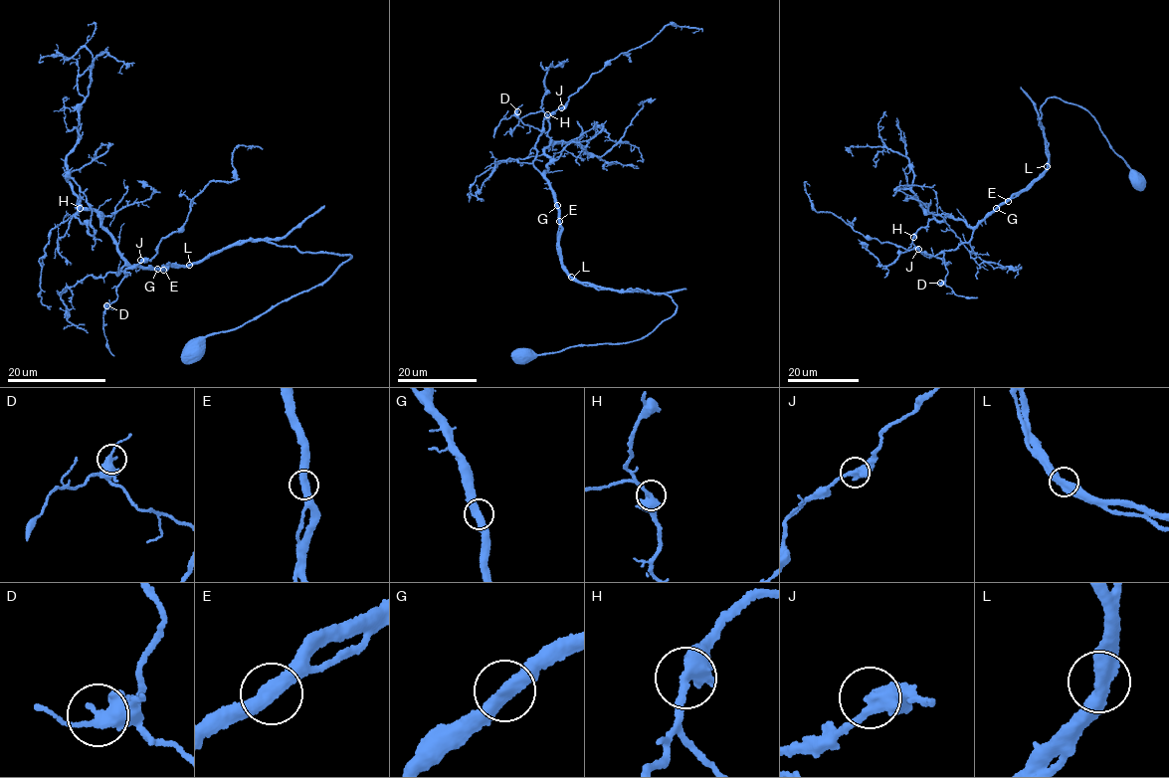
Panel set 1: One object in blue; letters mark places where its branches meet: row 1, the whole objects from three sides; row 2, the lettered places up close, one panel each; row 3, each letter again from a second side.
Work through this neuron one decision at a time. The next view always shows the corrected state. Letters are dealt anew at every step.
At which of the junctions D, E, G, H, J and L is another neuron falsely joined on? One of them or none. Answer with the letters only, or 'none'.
none

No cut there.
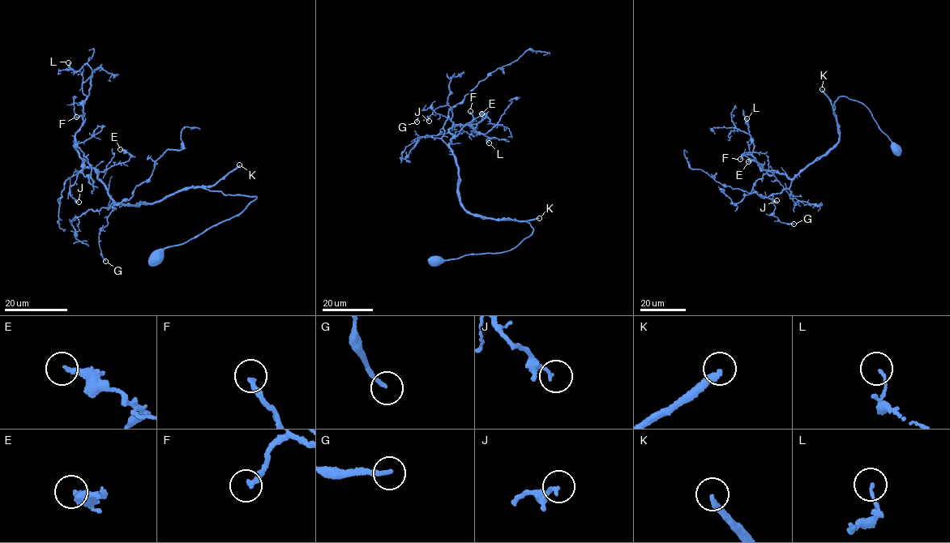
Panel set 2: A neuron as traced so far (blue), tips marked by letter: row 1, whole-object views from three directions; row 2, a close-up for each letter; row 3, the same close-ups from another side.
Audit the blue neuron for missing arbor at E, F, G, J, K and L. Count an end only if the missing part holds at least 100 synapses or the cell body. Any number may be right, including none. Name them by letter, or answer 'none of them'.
K

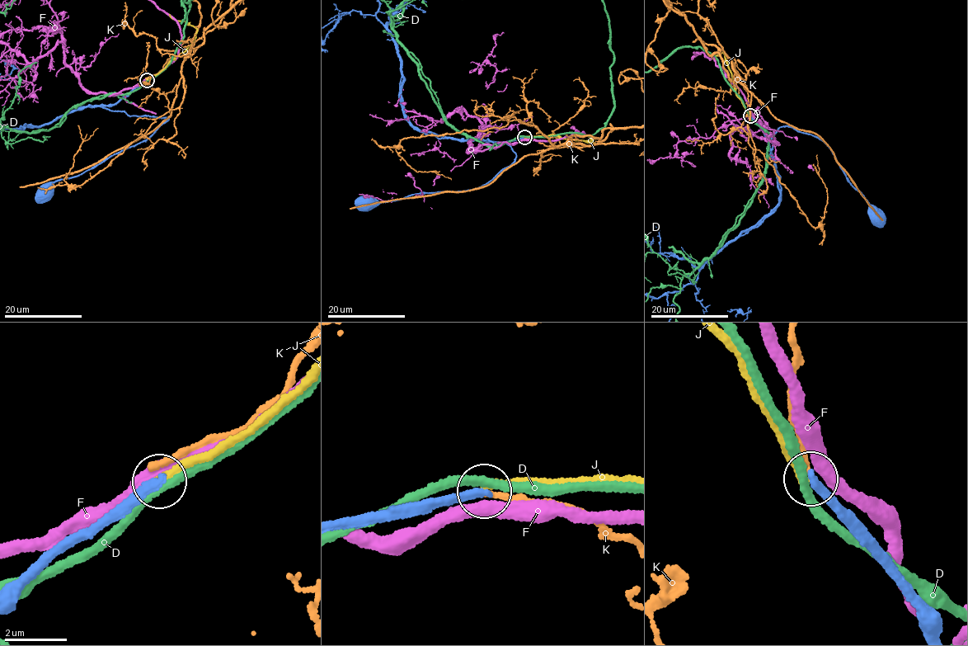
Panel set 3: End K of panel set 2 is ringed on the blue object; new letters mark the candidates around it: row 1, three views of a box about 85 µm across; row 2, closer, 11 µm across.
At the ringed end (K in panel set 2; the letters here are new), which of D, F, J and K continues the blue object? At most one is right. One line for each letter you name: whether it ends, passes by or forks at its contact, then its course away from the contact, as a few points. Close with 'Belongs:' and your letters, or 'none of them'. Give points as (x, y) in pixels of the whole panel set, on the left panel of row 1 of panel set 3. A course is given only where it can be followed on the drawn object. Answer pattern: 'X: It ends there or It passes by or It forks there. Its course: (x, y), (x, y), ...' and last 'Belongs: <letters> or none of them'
Belongs: none of them

